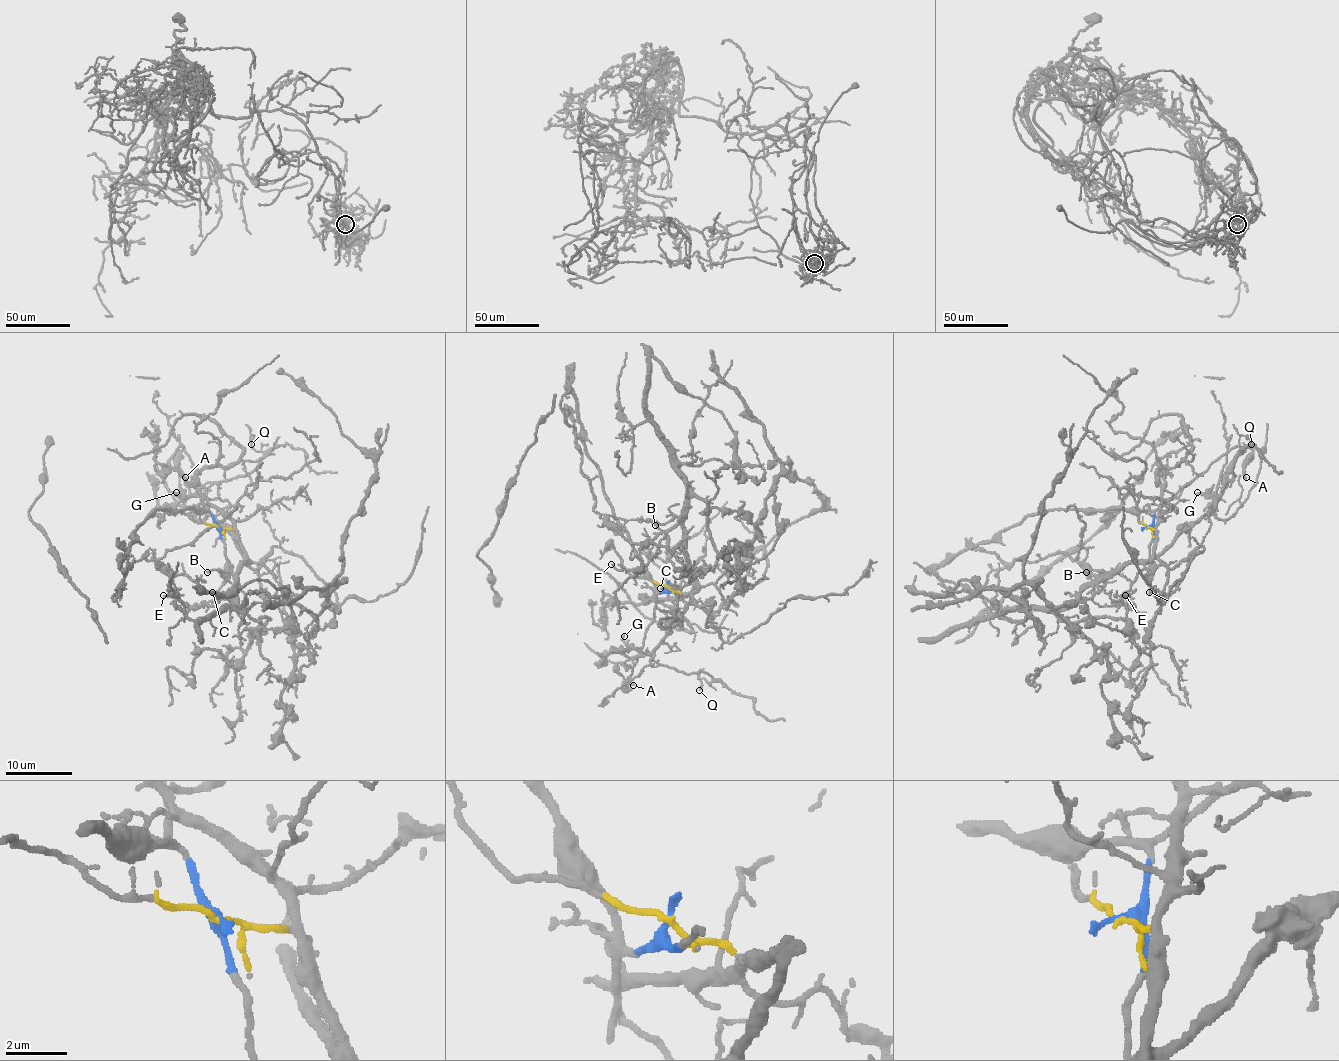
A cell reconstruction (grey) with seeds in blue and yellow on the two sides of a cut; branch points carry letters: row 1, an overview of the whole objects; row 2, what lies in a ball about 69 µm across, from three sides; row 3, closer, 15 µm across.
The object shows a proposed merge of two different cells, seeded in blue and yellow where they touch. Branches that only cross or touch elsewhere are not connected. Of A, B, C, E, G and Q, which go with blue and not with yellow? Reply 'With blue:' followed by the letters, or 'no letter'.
With blue: A, C

